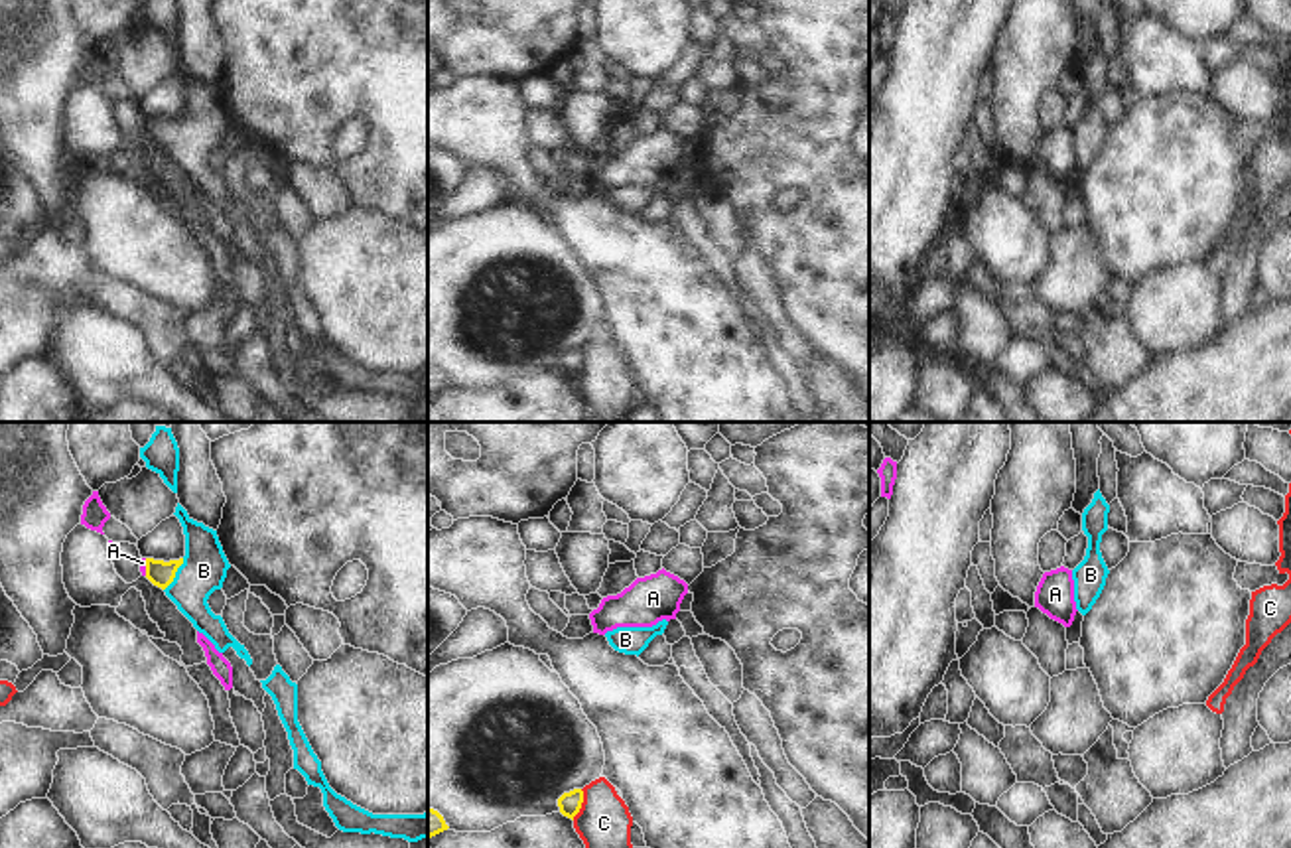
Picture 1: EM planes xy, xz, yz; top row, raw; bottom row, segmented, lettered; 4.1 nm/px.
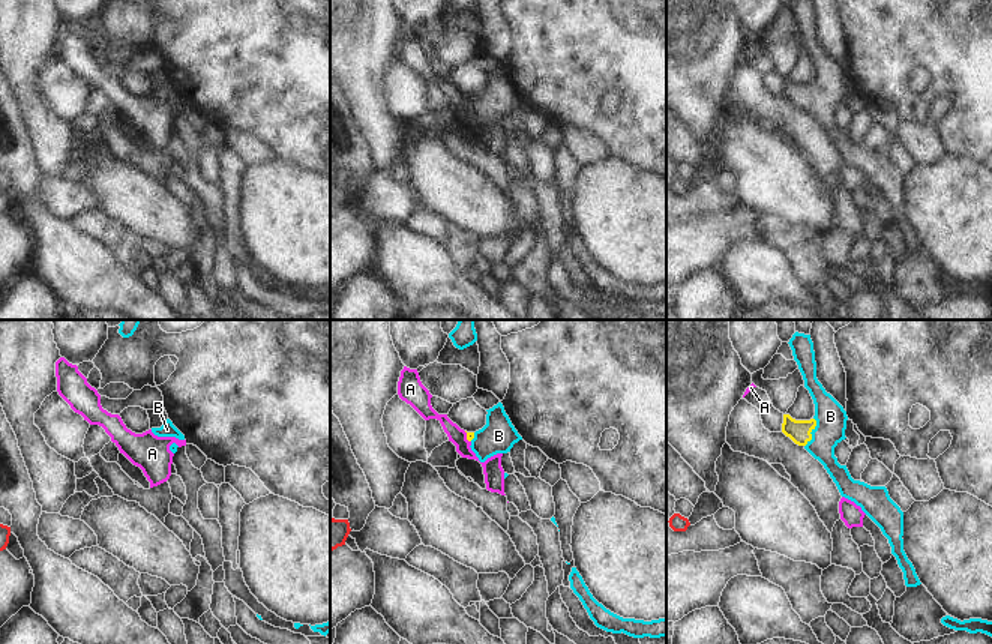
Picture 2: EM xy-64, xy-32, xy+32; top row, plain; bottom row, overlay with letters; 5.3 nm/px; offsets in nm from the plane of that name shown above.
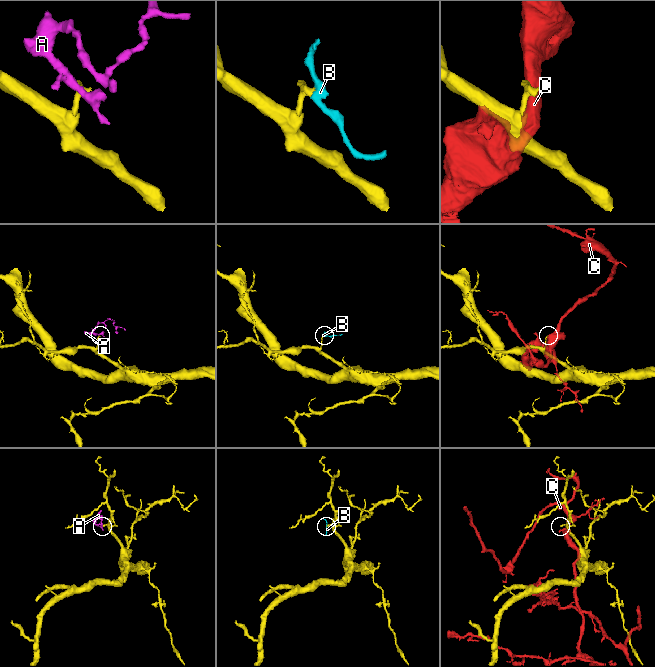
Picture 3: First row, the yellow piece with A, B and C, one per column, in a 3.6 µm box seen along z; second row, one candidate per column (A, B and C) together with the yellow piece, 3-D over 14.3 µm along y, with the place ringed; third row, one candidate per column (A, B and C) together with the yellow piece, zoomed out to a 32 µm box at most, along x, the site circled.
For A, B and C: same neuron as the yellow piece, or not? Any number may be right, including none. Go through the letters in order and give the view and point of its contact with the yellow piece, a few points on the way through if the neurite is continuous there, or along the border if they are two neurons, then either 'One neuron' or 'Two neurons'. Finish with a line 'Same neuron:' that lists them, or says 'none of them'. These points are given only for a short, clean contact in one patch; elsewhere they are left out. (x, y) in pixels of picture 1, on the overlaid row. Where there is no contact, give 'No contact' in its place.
A: Touches yellow at xy (146, 566). Boundary: xy (144, 559), (146, 574). Two neurons
B: Touches yellow at xy (174, 574). Path across: xy (158, 572), (174, 574), (198, 574), (203, 570). One neuron
C: Touches yellow at xz (580, 805). Boundary: xz (582, 789), (582, 807), (572, 819). Two neurons
Same neuron: B

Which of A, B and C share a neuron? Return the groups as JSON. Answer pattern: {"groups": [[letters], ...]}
{"groups": [["A"], ["B"], ["C"]]}

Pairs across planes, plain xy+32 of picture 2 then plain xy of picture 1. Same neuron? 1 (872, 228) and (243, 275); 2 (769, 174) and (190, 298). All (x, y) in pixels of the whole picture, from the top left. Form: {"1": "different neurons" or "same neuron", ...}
{"1": "same neuron", "2": "same neuron"}

